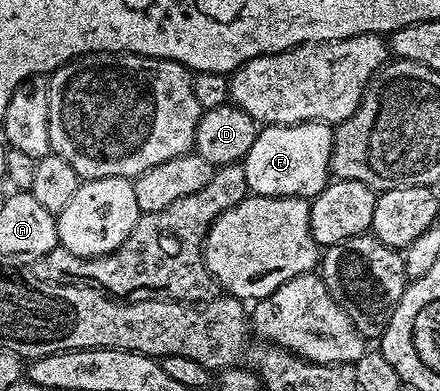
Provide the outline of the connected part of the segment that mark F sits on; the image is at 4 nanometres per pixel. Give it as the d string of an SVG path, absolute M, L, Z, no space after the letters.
M270 124L261 127L254 146L242 161L246 170L246 186L253 196L303 196L315 198L330 183L332 153L331 124Z

